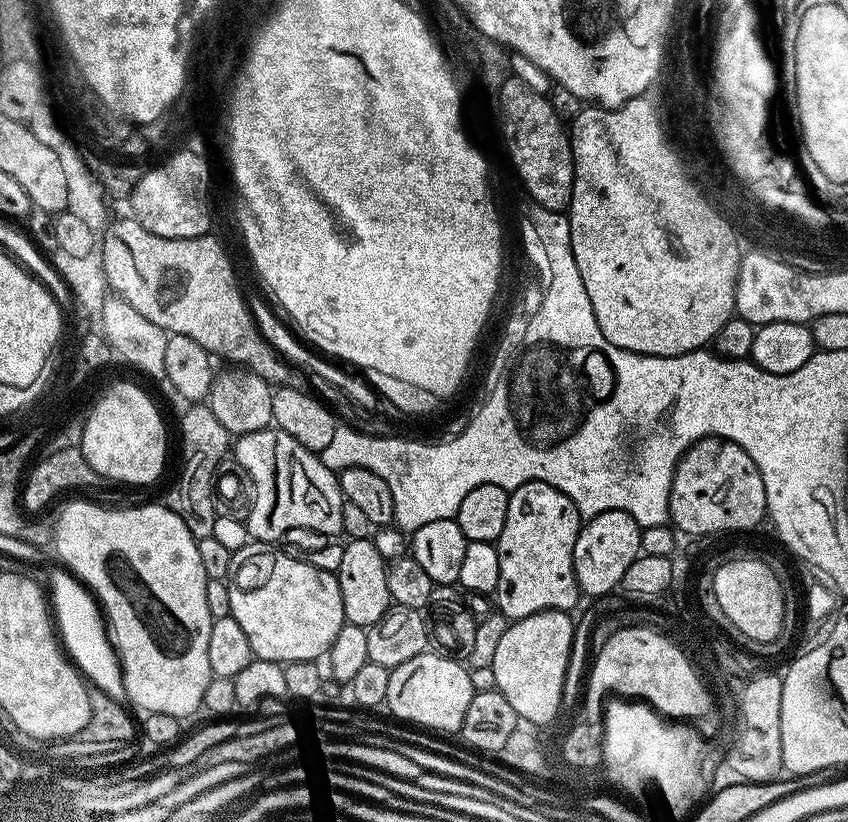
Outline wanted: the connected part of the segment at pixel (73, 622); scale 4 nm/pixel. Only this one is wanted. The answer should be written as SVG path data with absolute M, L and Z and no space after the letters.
M60 566L55 567L48 576L50 582L48 592L56 628L67 655L87 678L87 681L96 684L114 700L125 701L127 692L123 671L119 663L119 655L113 648L103 613L97 601L89 589L67 569Z

